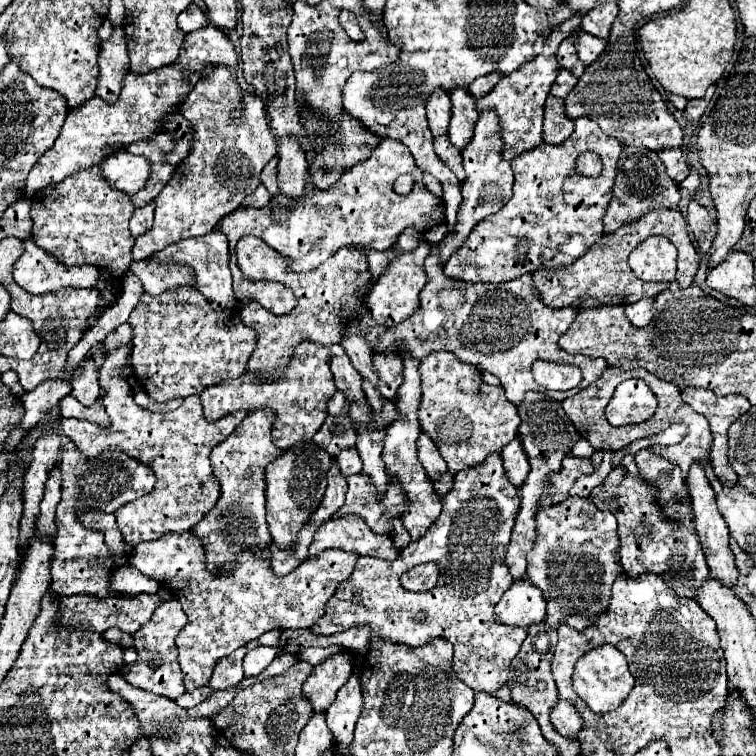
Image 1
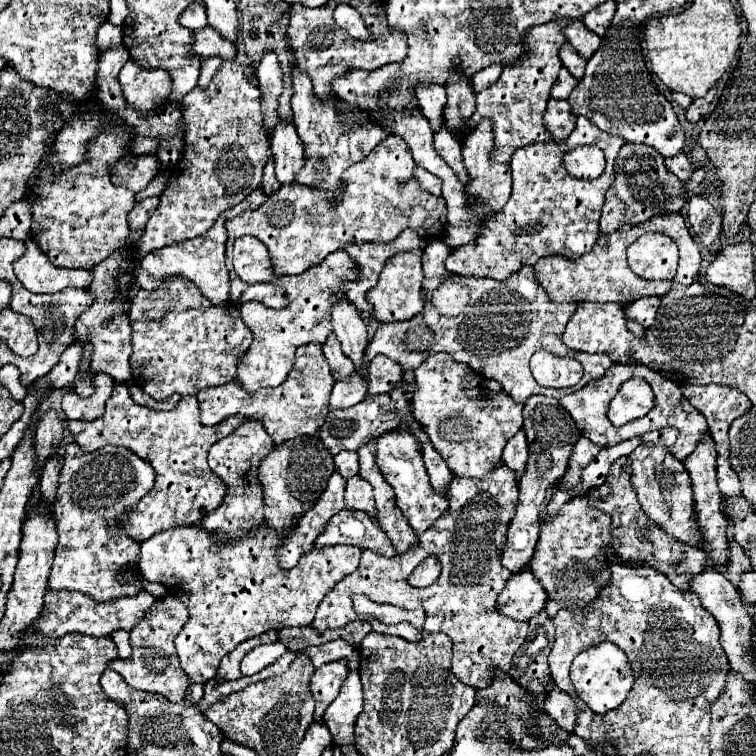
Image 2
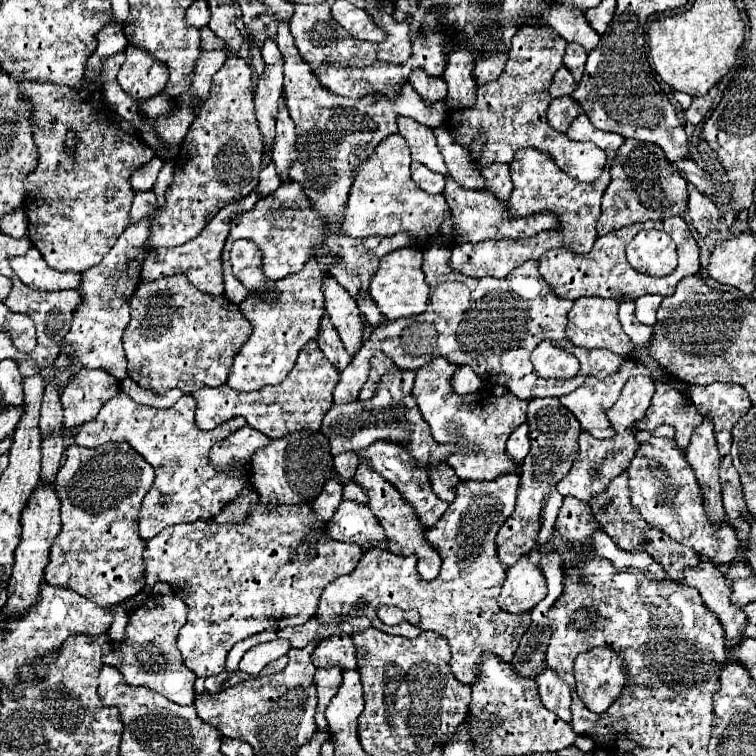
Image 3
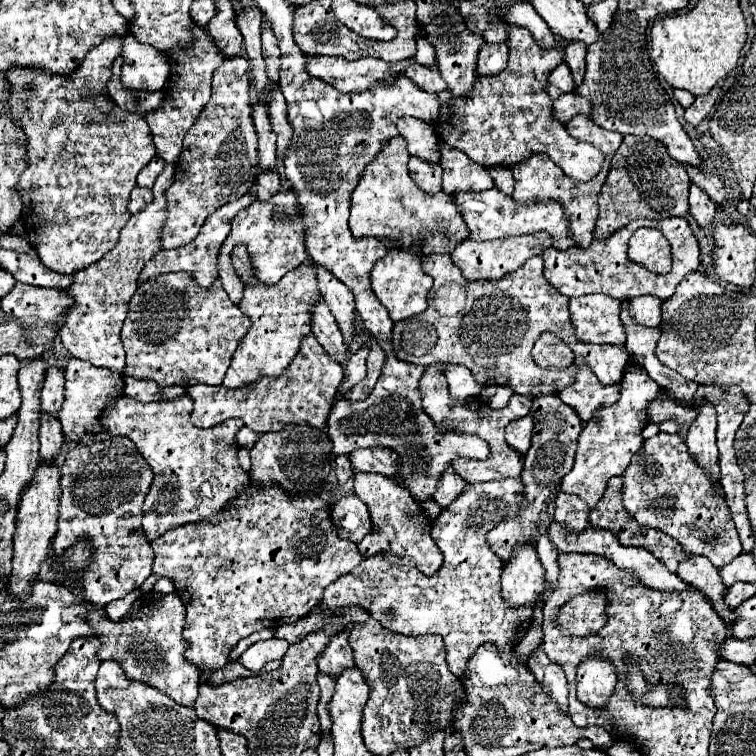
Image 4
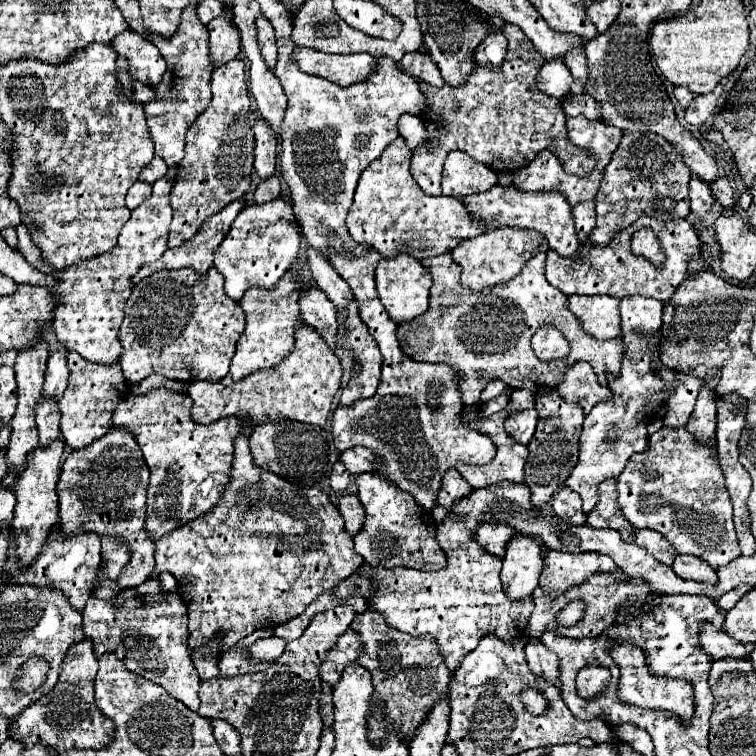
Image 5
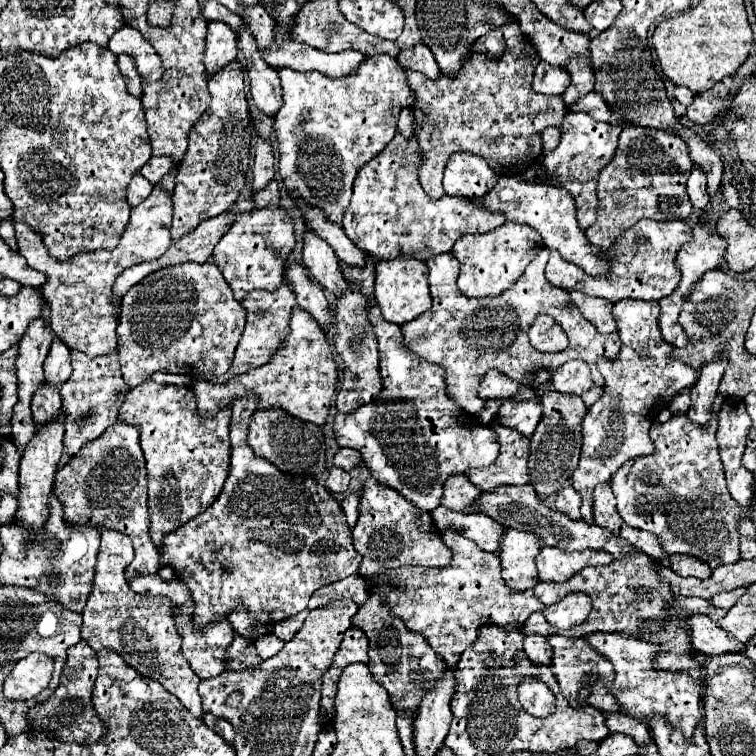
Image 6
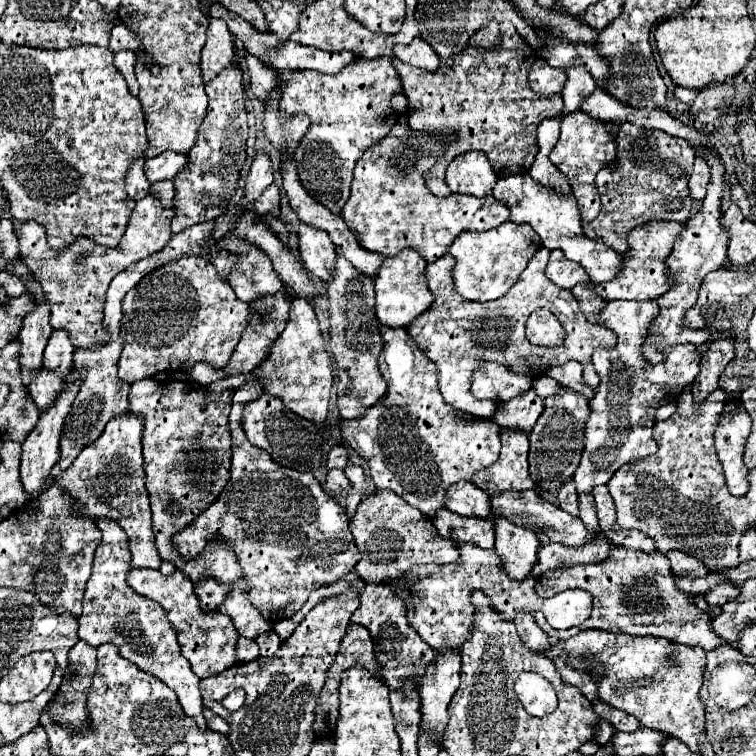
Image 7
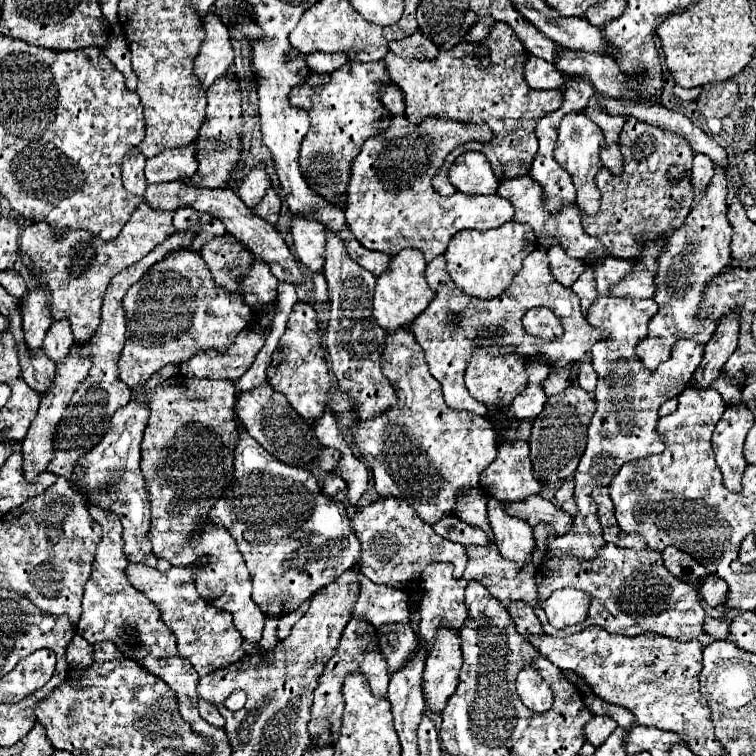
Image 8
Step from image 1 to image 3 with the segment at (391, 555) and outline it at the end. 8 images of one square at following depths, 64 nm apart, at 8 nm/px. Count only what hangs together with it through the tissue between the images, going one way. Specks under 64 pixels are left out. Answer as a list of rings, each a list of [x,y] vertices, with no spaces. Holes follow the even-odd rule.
[[[342,500],[336,508],[332,520],[328,522],[328,532],[334,540],[354,542],[354,544],[378,544],[384,540],[384,530],[380,528],[372,510],[362,502]]]

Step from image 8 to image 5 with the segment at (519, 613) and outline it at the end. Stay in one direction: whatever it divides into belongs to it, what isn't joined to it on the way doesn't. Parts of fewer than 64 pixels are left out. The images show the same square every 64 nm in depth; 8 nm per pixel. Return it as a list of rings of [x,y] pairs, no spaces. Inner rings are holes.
[[[530,638],[526,644],[526,658],[532,672],[544,676],[546,680],[552,680],[552,684],[560,686],[558,680],[558,660],[554,652],[550,652],[540,638]]]

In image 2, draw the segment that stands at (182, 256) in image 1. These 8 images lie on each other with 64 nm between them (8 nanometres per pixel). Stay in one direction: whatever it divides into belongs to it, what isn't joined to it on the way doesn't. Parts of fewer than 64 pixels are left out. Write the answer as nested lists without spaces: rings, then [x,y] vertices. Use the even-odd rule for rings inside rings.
[[[256,188],[244,202],[240,202],[238,206],[232,206],[228,208],[226,212],[222,212],[218,216],[218,220],[214,222],[214,226],[204,232],[204,236],[198,236],[198,238],[192,238],[192,240],[186,240],[186,242],[180,242],[180,244],[172,244],[172,246],[166,246],[166,248],[160,248],[156,252],[150,252],[142,258],[142,268],[146,272],[152,274],[152,278],[168,278],[168,276],[184,276],[188,280],[192,280],[200,292],[212,302],[212,304],[220,304],[220,302],[228,302],[228,270],[226,270],[226,264],[224,264],[224,244],[226,244],[226,230],[224,230],[224,224],[226,220],[238,216],[240,212],[248,210],[248,208],[258,208],[262,202],[266,200],[264,192],[260,188]]]

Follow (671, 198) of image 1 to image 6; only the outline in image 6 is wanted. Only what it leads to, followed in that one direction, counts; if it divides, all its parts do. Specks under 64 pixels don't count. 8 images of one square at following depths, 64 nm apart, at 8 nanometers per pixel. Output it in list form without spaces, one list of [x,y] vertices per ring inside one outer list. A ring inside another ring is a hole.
[[[624,126],[618,138],[618,150],[612,164],[604,166],[598,176],[598,216],[586,230],[586,238],[604,248],[612,248],[616,238],[642,218],[652,220],[686,220],[692,212],[686,194],[686,180],[694,164],[688,144],[680,136],[644,126]]]

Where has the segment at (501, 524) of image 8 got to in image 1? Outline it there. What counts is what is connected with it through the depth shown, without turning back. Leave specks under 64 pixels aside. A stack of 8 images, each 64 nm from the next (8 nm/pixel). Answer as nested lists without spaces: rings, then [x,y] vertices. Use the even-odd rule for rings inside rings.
[[[514,580],[504,592],[494,610],[496,620],[502,624],[516,624],[528,628],[534,622],[544,620],[546,600],[530,580]]]

